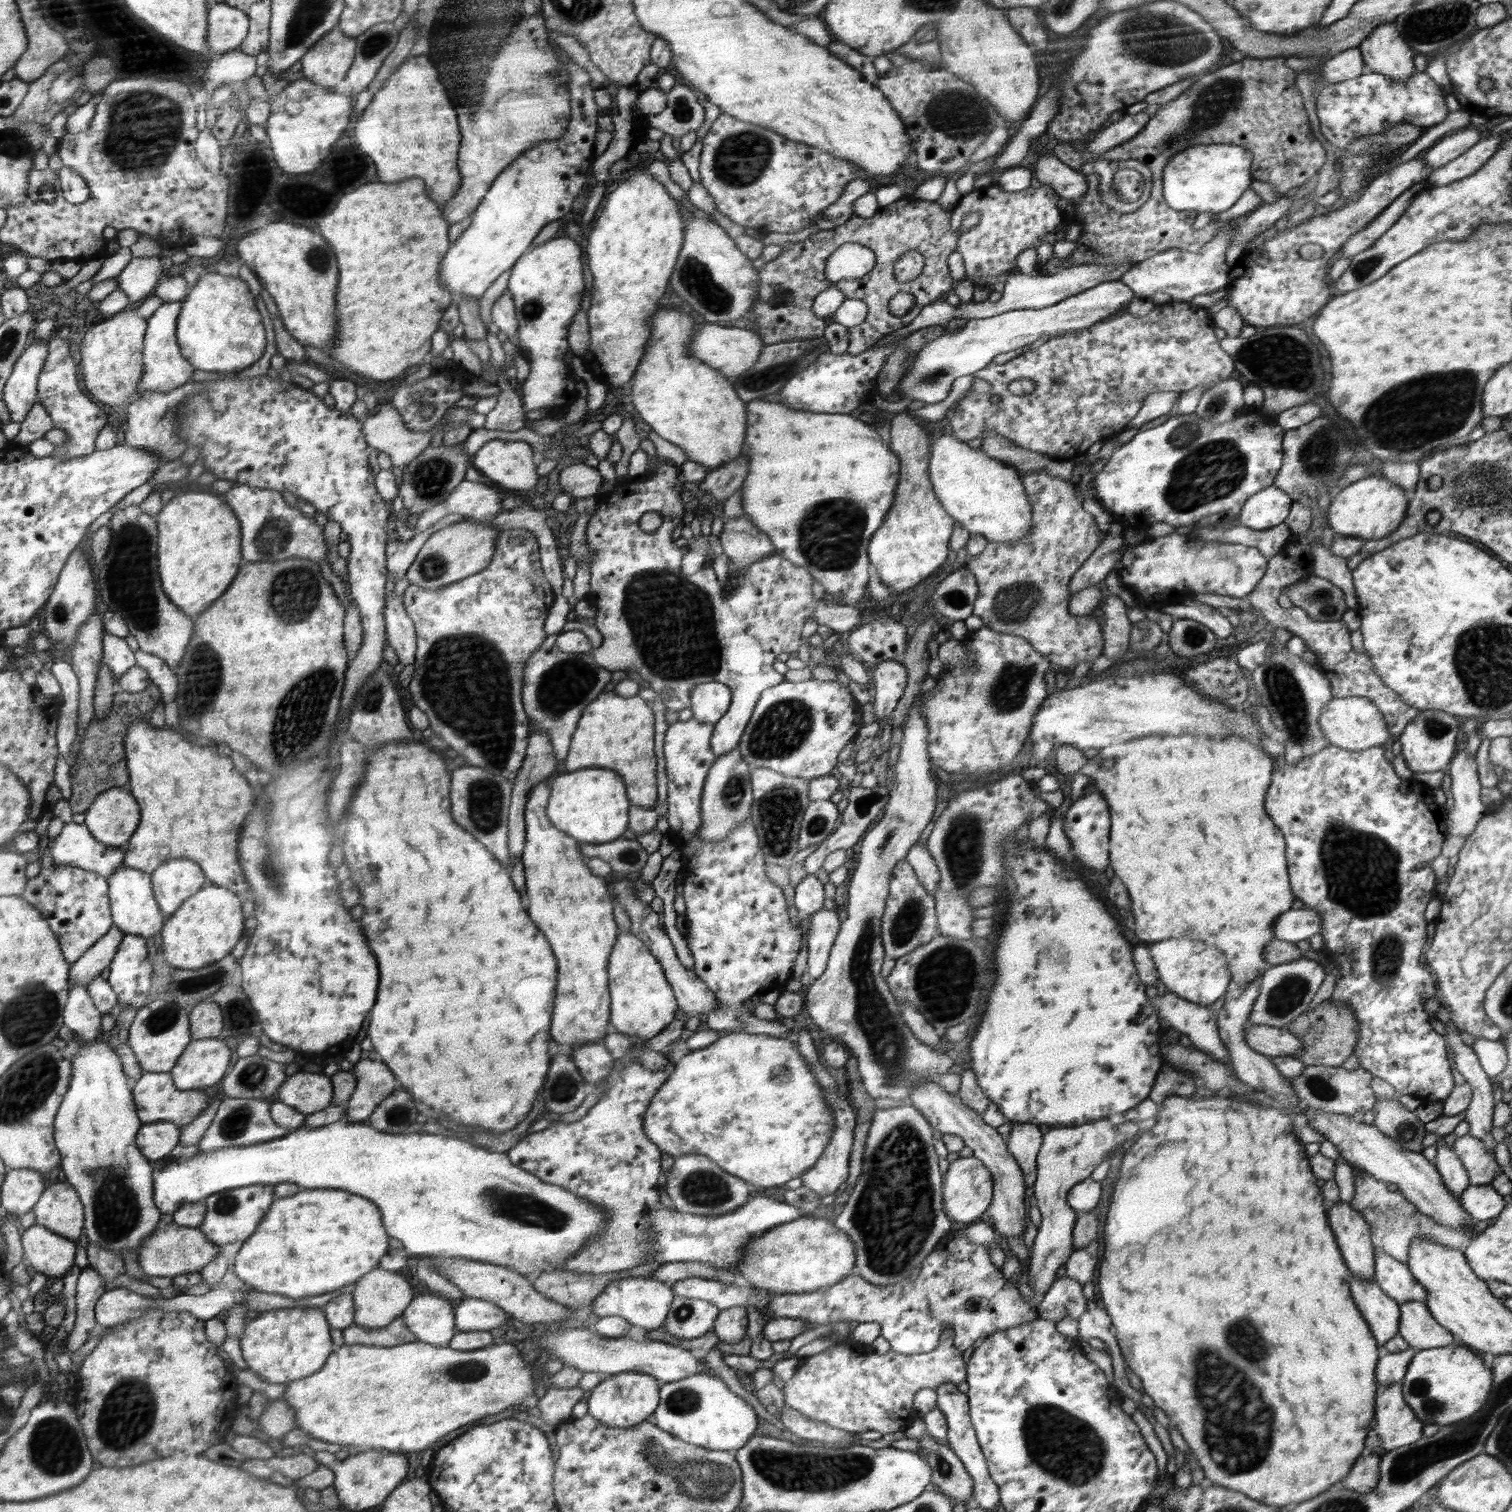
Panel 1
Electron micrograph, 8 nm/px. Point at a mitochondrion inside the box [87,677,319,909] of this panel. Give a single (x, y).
(268, 863)

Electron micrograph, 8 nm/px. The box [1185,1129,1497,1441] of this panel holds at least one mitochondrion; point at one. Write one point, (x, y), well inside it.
(1420, 1389)

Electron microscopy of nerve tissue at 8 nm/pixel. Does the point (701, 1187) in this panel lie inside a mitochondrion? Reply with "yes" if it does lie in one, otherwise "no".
yes

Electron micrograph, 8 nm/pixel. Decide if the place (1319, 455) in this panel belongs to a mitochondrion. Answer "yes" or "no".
yes

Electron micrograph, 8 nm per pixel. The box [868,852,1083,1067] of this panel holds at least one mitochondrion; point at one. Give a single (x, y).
(943, 977)

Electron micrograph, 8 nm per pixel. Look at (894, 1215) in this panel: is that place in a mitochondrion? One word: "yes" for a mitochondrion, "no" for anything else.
yes

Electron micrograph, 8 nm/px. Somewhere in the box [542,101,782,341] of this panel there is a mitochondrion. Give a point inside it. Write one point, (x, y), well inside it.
(743, 156)

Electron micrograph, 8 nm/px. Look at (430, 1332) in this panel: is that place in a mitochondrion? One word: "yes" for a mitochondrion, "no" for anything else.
no

